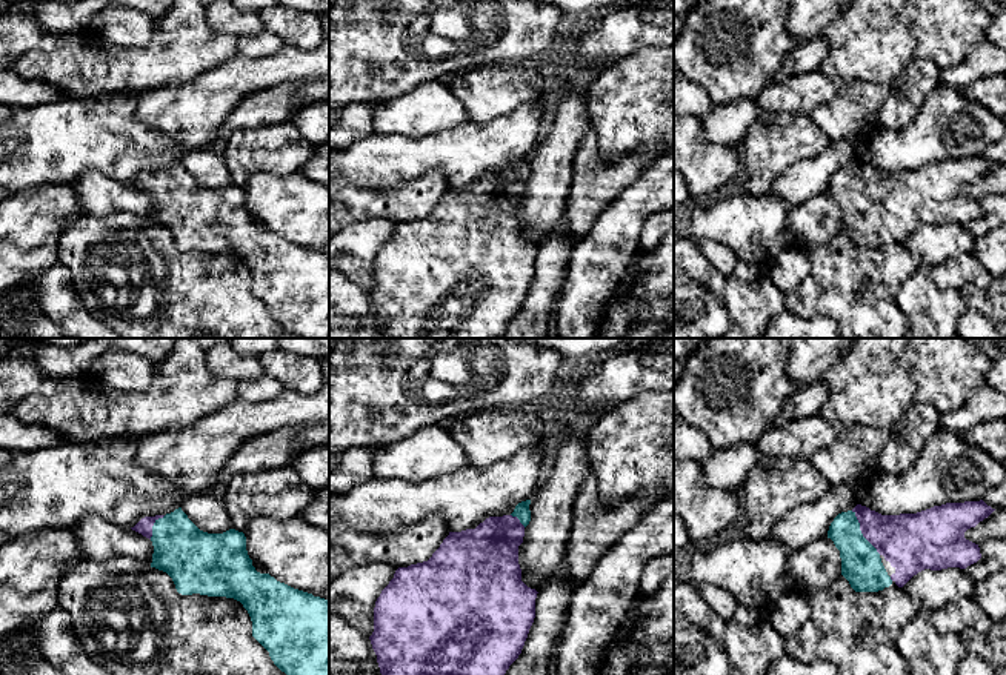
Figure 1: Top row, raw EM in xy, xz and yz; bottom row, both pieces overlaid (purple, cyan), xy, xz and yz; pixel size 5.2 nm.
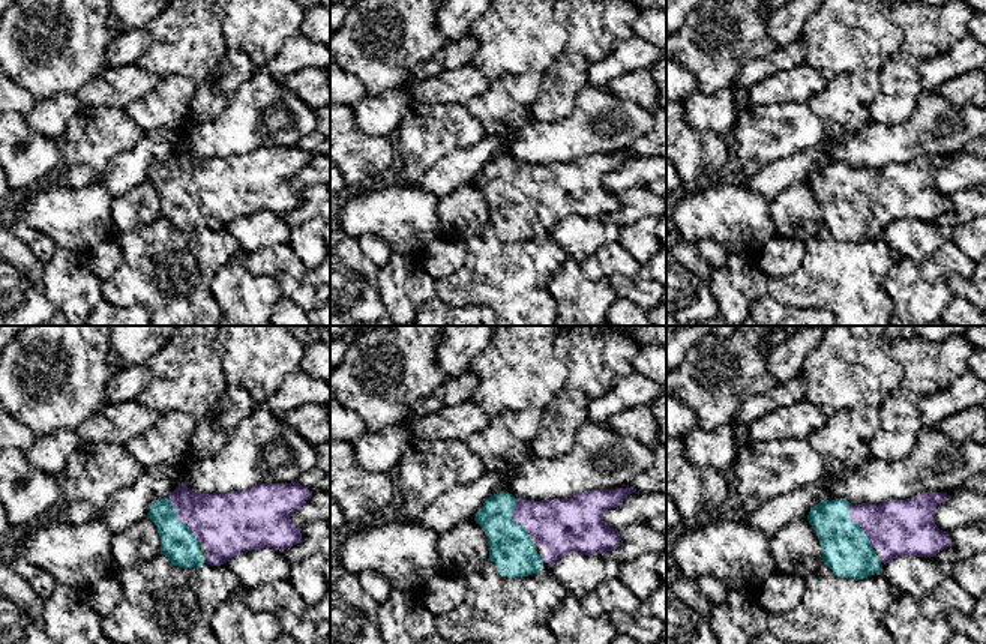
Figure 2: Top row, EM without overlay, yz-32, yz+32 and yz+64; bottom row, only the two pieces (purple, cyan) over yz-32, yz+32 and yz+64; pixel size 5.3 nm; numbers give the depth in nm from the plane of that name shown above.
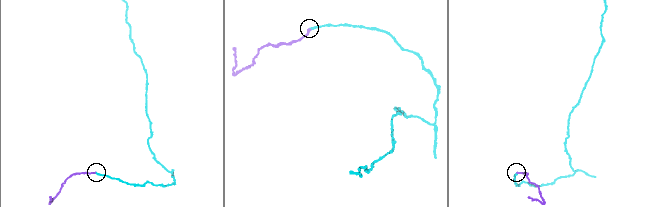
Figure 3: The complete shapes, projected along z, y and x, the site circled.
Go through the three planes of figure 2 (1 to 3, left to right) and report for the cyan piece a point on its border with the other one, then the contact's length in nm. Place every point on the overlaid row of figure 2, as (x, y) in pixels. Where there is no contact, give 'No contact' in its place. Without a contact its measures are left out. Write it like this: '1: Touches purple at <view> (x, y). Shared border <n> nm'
1: Touches purple at yz-32 (179, 518). Shared border 300 nm
2: Touches purple at yz+32 (514, 518). Shared border 240 nm
3: Touches purple at yz+64 (853, 520). Shared border 220 nm

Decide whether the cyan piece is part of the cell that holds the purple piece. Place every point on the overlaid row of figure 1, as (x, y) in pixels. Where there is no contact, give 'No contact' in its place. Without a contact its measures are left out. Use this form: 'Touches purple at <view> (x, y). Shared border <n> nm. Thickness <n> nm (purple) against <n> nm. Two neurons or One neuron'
Touches purple at yz (862, 532). Shared border 280 nm. Thickness 300 nm (purple) against 220 nm. One neuron

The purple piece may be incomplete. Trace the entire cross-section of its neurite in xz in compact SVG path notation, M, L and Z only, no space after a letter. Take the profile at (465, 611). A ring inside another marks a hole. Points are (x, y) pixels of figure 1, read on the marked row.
M531 500L511 515L489 517L475 529L449 532L428 561L398 567L374 607L369 637L381 675L505 675L518 658L535 618L537 590L521 581L518 546L531 521Z

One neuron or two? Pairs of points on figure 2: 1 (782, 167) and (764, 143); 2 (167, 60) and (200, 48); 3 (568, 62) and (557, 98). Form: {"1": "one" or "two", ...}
{"1": "two", "2": "one", "3": "one"}

